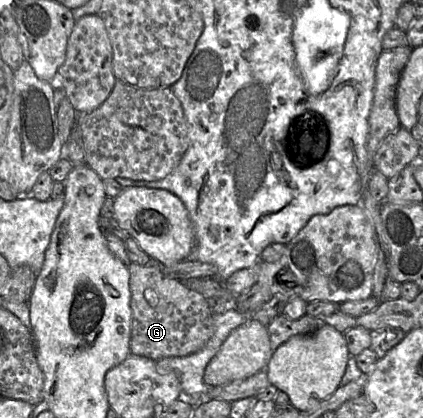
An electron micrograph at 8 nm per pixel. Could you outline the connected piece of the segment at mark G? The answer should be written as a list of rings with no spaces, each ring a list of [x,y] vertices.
[[[156,261],[141,266],[131,262],[130,272],[132,329],[130,354],[154,361],[180,357],[201,350],[214,332],[214,312],[210,300],[190,290],[182,281],[165,274]]]

